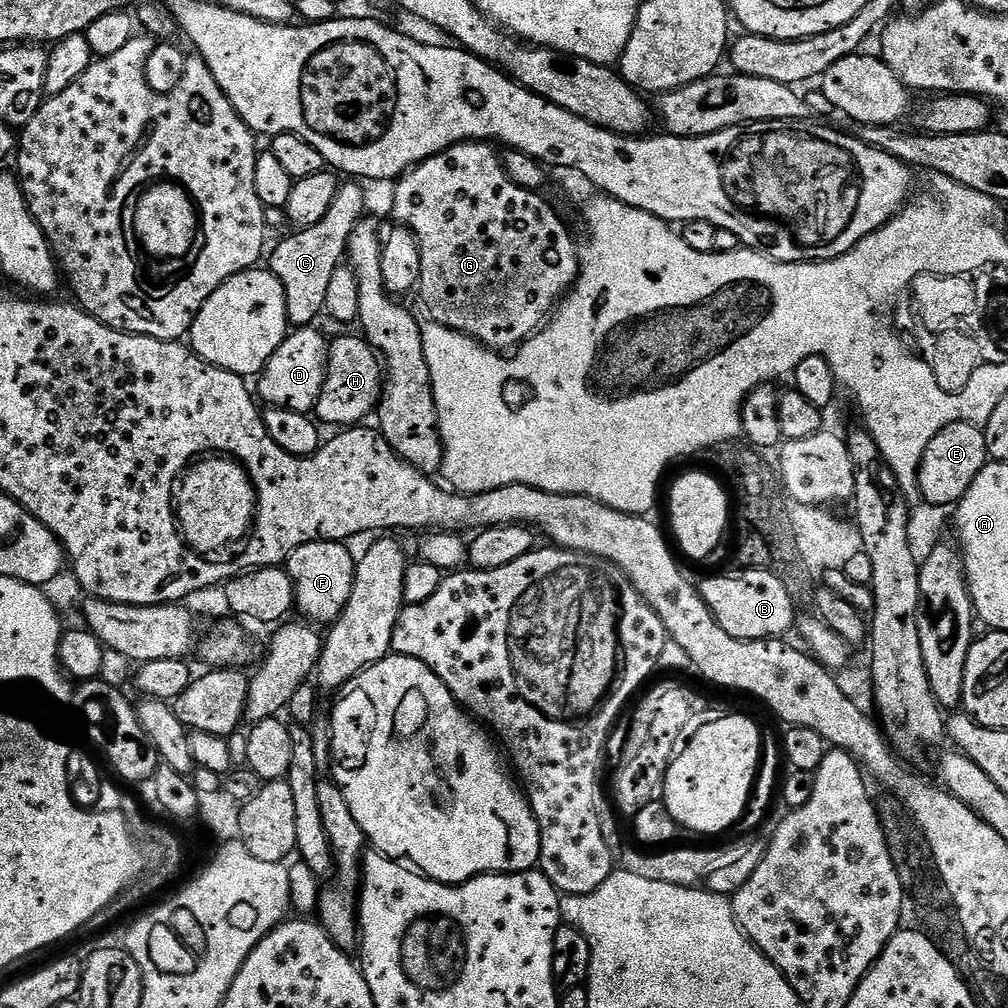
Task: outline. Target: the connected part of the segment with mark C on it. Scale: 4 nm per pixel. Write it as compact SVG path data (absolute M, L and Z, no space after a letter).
M356 182L341 183L338 194L330 210L326 210L326 218L322 218L322 222L314 222L314 226L293 231L293 236L286 237L273 250L270 271L280 279L284 287L289 325L312 326L320 320L325 311L324 303L330 278L342 267L350 234L354 234L354 226L358 226L358 222L365 219L365 216L361 185Z

